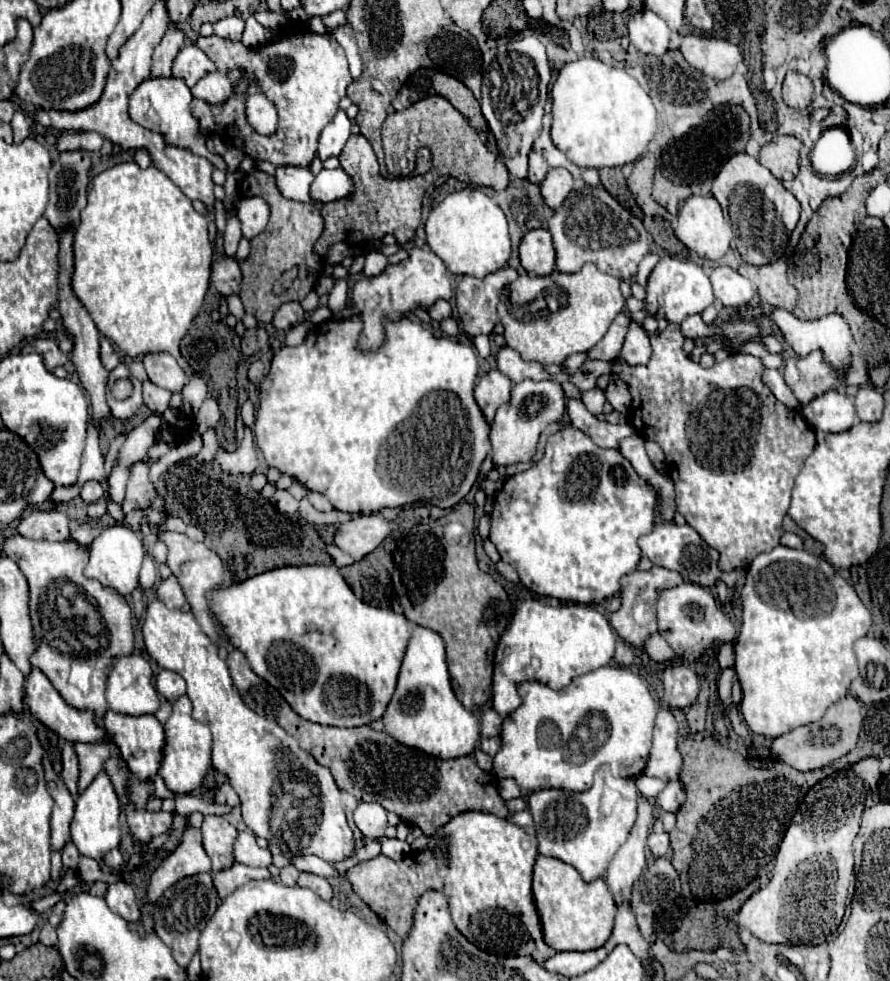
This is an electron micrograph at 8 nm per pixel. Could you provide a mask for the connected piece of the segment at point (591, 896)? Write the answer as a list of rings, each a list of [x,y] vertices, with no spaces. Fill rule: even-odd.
[[[539,854],[533,866],[533,900],[541,918],[543,938],[553,950],[585,952],[601,948],[607,942],[617,906],[603,878],[585,882],[571,864]]]

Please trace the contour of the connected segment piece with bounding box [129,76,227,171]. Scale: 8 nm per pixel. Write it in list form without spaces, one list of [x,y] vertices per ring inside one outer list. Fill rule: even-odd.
[[[161,76],[161,78],[147,78],[143,80],[137,90],[133,92],[131,96],[131,102],[129,102],[129,116],[137,122],[137,124],[143,124],[145,128],[149,130],[159,130],[169,144],[175,144],[175,146],[181,146],[181,148],[187,148],[199,156],[205,156],[210,162],[212,162],[217,168],[222,171],[227,170],[227,165],[223,157],[211,153],[205,148],[205,136],[199,132],[199,122],[197,118],[191,114],[191,90],[187,88],[187,84],[183,84],[183,80],[175,78],[175,76]],[[153,108],[153,112],[159,116],[157,122],[153,122],[149,118],[149,110]]]

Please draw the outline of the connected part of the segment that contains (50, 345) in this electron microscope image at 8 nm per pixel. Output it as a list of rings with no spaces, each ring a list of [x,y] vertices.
[[[37,338],[31,342],[35,352],[39,352],[43,356],[43,362],[47,364],[47,368],[55,368],[55,366],[61,366],[65,362],[65,354],[59,350],[57,342],[51,340],[51,338]]]

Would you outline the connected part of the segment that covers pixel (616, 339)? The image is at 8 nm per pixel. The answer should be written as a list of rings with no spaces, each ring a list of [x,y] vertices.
[[[619,314],[619,318],[615,318],[607,330],[607,334],[603,336],[603,340],[599,340],[599,344],[595,344],[595,348],[591,348],[587,354],[593,360],[613,360],[619,356],[625,334],[629,330],[631,318],[627,318],[627,314]]]

